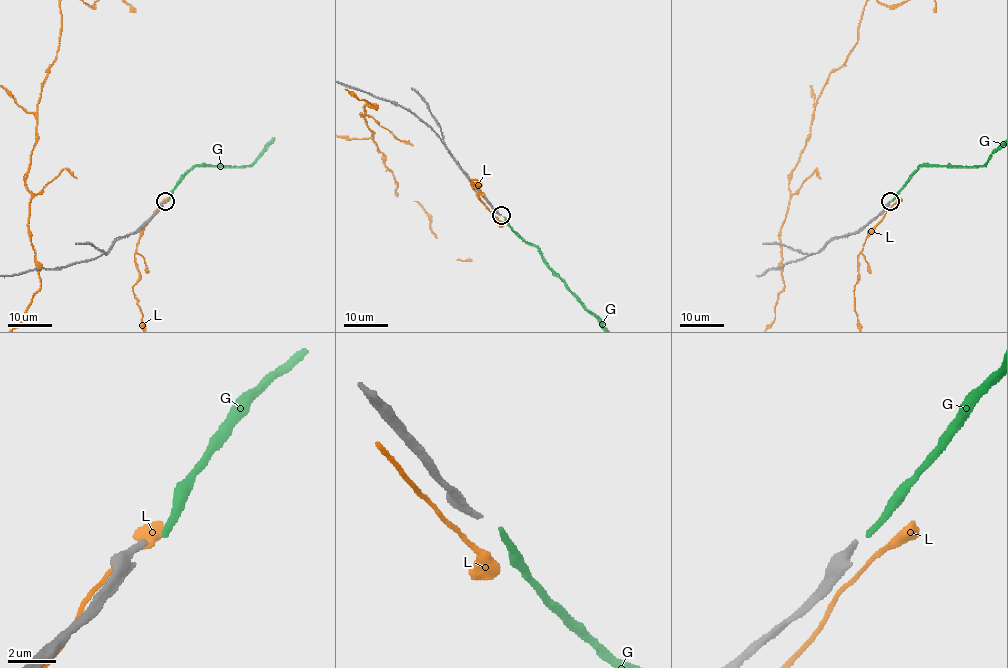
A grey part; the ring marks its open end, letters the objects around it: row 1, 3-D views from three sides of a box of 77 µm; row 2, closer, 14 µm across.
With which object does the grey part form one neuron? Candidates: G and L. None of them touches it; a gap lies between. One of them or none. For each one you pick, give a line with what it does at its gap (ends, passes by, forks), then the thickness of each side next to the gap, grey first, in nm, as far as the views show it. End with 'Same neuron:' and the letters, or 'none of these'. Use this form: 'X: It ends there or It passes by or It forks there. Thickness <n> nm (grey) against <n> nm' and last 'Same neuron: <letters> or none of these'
G: It ends there. Thickness 280 nm (grey) against 260 nm
Same neuron: G

